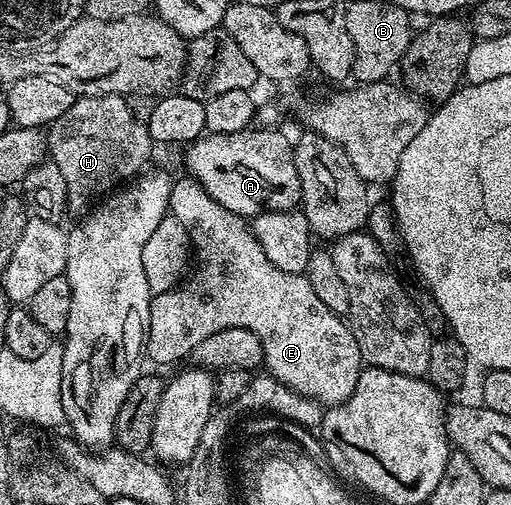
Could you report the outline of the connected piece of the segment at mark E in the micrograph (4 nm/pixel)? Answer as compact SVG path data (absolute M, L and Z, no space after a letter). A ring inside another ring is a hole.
M178 178L173 184L169 210L179 225L187 229L195 266L188 278L172 291L150 298L144 354L148 358L150 355L157 363L173 363L184 355L185 358L192 356L195 345L199 345L199 341L207 341L207 337L211 337L211 333L219 333L219 329L251 329L265 350L263 367L268 374L319 404L345 403L363 370L359 345L348 322L342 316L331 313L331 309L319 301L305 275L292 275L283 273L283 269L275 269L253 236L252 226L242 216L231 213L231 209L223 209L223 205L219 205L219 201L215 201L197 179L184 178Z

